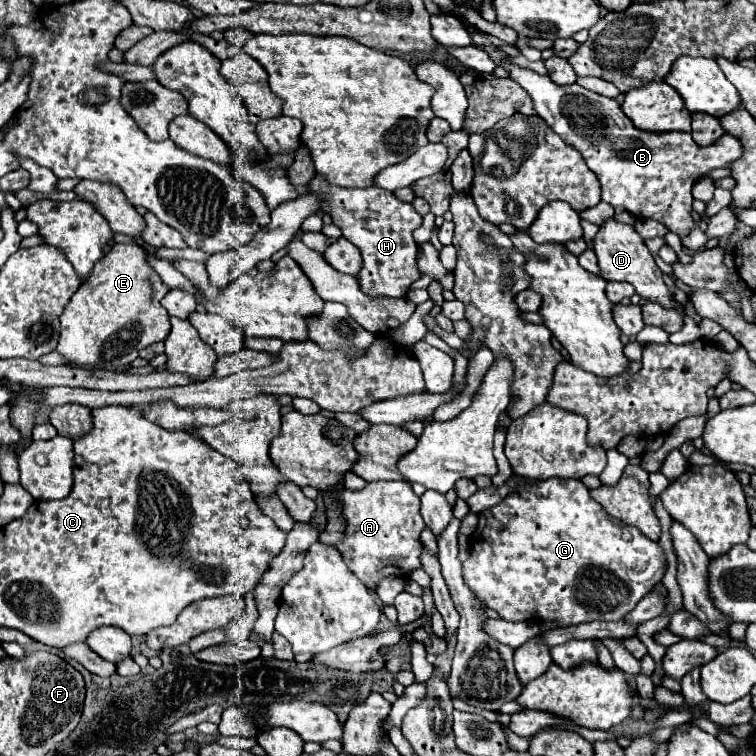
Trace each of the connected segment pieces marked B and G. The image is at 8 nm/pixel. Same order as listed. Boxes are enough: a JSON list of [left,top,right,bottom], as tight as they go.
[[457,17,743,239],[463,477,665,627]]

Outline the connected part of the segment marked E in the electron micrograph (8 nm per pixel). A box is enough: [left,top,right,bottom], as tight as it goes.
[57,243,169,369]

